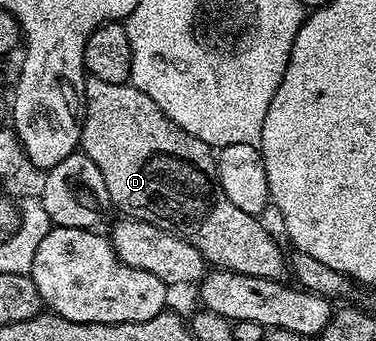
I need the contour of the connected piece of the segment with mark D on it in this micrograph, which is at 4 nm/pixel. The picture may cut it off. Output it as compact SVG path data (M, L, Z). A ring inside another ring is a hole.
M91 78L85 79L82 93L82 123L79 147L88 155L90 162L94 162L94 166L98 166L98 170L102 170L102 182L106 182L106 190L110 194L113 205L117 209L120 207L124 211L121 213L125 217L134 220L145 220L154 226L158 226L163 232L170 232L173 236L179 236L180 239L190 242L190 246L197 248L213 269L237 272L238 274L246 274L254 278L266 278L267 280L283 281L285 279L286 256L284 260L284 252L280 249L279 242L259 224L261 221L257 217L238 210L238 206L234 206L234 202L230 202L230 198L226 198L220 181L216 179L216 161L213 149L209 148L206 142L194 138L194 134L179 128L170 118L166 118L166 114L162 114L162 110L158 110L158 106L150 98L146 98L146 94L142 94L142 90L132 87L131 83L128 82L111 84L110 82L102 82Z

